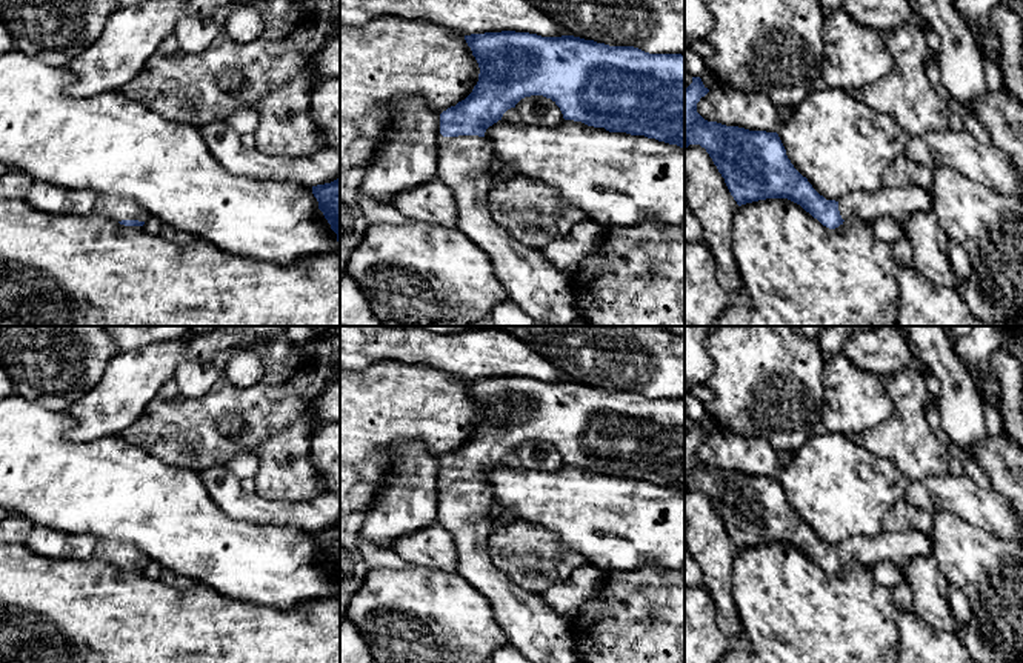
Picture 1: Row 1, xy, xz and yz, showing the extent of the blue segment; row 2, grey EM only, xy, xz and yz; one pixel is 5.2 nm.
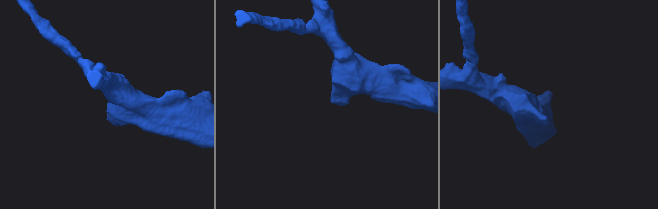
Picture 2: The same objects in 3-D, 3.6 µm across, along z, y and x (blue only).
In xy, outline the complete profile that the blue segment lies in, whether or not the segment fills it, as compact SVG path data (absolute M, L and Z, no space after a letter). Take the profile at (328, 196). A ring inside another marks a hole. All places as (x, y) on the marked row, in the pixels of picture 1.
M340 178L312 186L312 194L318 202L318 209L331 225L331 229L337 234L340 245Z

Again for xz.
M515 31L471 34L465 40L480 74L472 92L440 114L437 178L454 192L458 231L489 255L508 298L535 323L569 325L578 318L571 280L540 249L511 237L486 208L494 177L488 165L494 154L485 132L521 98L543 95L560 108L565 120L685 148L685 55L649 54L574 35L541 37Z

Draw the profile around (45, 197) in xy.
M34 182L25 202L45 214L85 217L94 212L97 194L89 189L57 188Z

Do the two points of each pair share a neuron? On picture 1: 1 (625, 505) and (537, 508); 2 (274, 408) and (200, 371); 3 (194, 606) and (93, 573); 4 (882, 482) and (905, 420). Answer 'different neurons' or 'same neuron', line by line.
1: same neuron
2: different neurons
3: same neuron
4: different neurons

